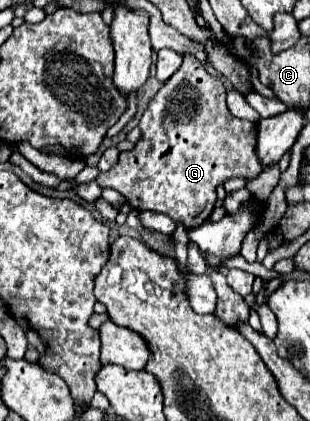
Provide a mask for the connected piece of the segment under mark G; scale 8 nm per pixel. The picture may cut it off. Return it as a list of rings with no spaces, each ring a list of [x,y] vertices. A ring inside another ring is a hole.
[[[183,54],[181,68],[155,94],[139,122],[139,128],[143,132],[143,138],[135,144],[135,148],[131,152],[121,152],[119,162],[103,176],[97,176],[95,182],[101,188],[113,188],[123,194],[131,208],[163,212],[171,216],[175,224],[185,224],[187,230],[201,226],[211,216],[217,200],[215,188],[219,184],[233,176],[255,178],[263,170],[255,154],[257,124],[239,120],[229,112],[221,80],[207,74],[207,70],[197,58],[193,58],[193,54]]]

